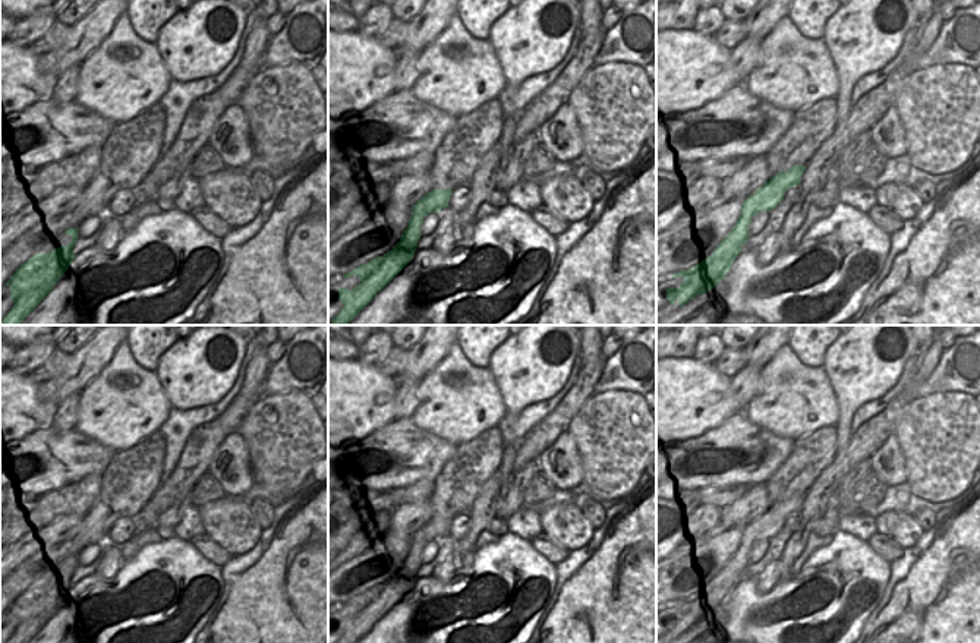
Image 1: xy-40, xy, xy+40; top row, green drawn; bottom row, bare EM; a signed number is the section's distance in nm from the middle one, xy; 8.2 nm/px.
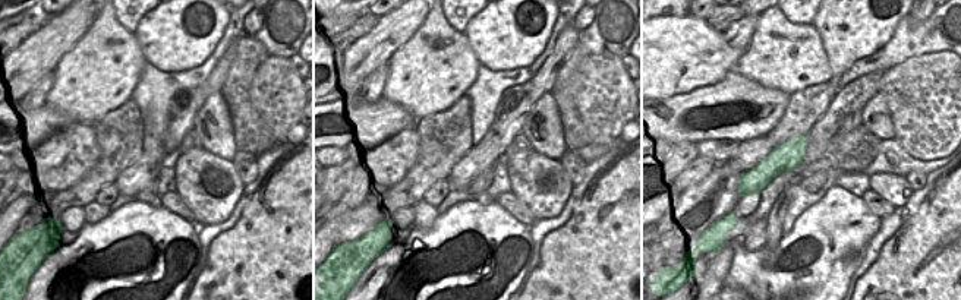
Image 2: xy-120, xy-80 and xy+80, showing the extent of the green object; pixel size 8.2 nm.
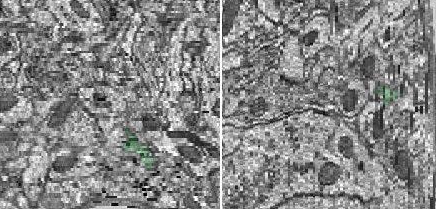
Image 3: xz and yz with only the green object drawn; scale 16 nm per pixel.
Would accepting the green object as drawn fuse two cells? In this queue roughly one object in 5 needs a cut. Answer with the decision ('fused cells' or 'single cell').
single cell

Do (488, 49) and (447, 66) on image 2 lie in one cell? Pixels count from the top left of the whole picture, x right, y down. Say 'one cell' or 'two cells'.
two cells

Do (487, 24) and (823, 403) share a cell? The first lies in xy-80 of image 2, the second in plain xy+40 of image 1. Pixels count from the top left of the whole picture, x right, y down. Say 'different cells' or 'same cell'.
different cells

